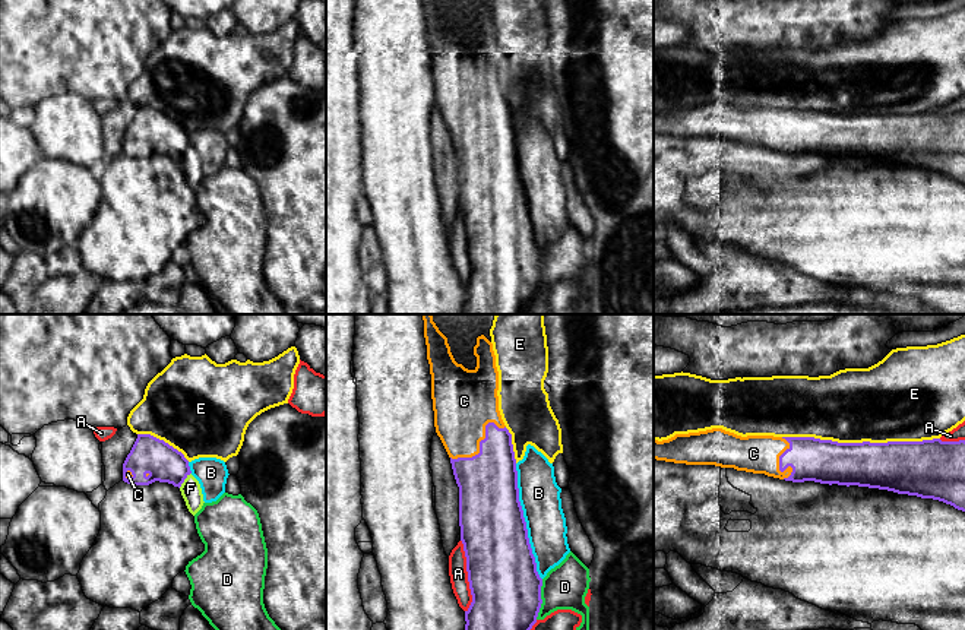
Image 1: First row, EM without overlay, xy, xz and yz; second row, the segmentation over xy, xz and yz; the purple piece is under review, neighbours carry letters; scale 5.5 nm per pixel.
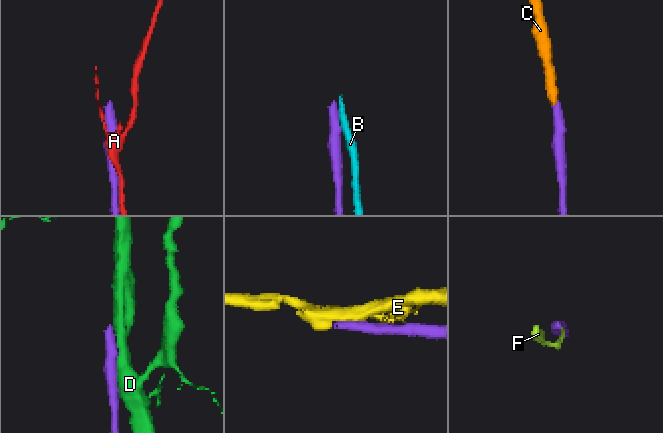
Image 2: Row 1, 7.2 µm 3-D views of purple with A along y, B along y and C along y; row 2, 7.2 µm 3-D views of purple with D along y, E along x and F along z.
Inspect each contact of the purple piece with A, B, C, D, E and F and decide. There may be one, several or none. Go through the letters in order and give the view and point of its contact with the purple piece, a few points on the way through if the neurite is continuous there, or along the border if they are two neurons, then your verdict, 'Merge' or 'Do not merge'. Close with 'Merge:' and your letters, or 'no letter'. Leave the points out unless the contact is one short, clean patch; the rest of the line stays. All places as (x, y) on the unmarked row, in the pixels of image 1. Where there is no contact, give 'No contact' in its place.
A: Touches purple at xz (468, 249). Do not merge
B: Touches purple at xz (525, 195). Do not merge
C: Touches purple at xz (480, 116). Merge
D: Touches purple at xz (541, 272). Do not merge
E: Touches purple at yz (863, 114). Do not merge
F: Touches purple at xy (184, 151). Boundary: xy (190, 145), (179, 160). Do not merge
Merge: C

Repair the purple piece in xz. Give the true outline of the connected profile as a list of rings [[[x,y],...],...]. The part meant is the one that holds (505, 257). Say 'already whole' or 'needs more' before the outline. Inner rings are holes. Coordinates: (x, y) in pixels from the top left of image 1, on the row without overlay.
needs more; [[[424,0],[431,47],[434,99],[459,159],[461,213],[472,275],[465,284],[465,314],[523,314],[542,276],[542,251],[528,210],[519,174],[512,107],[499,83],[499,44],[493,16],[477,10],[474,42],[458,37],[439,0]]]

